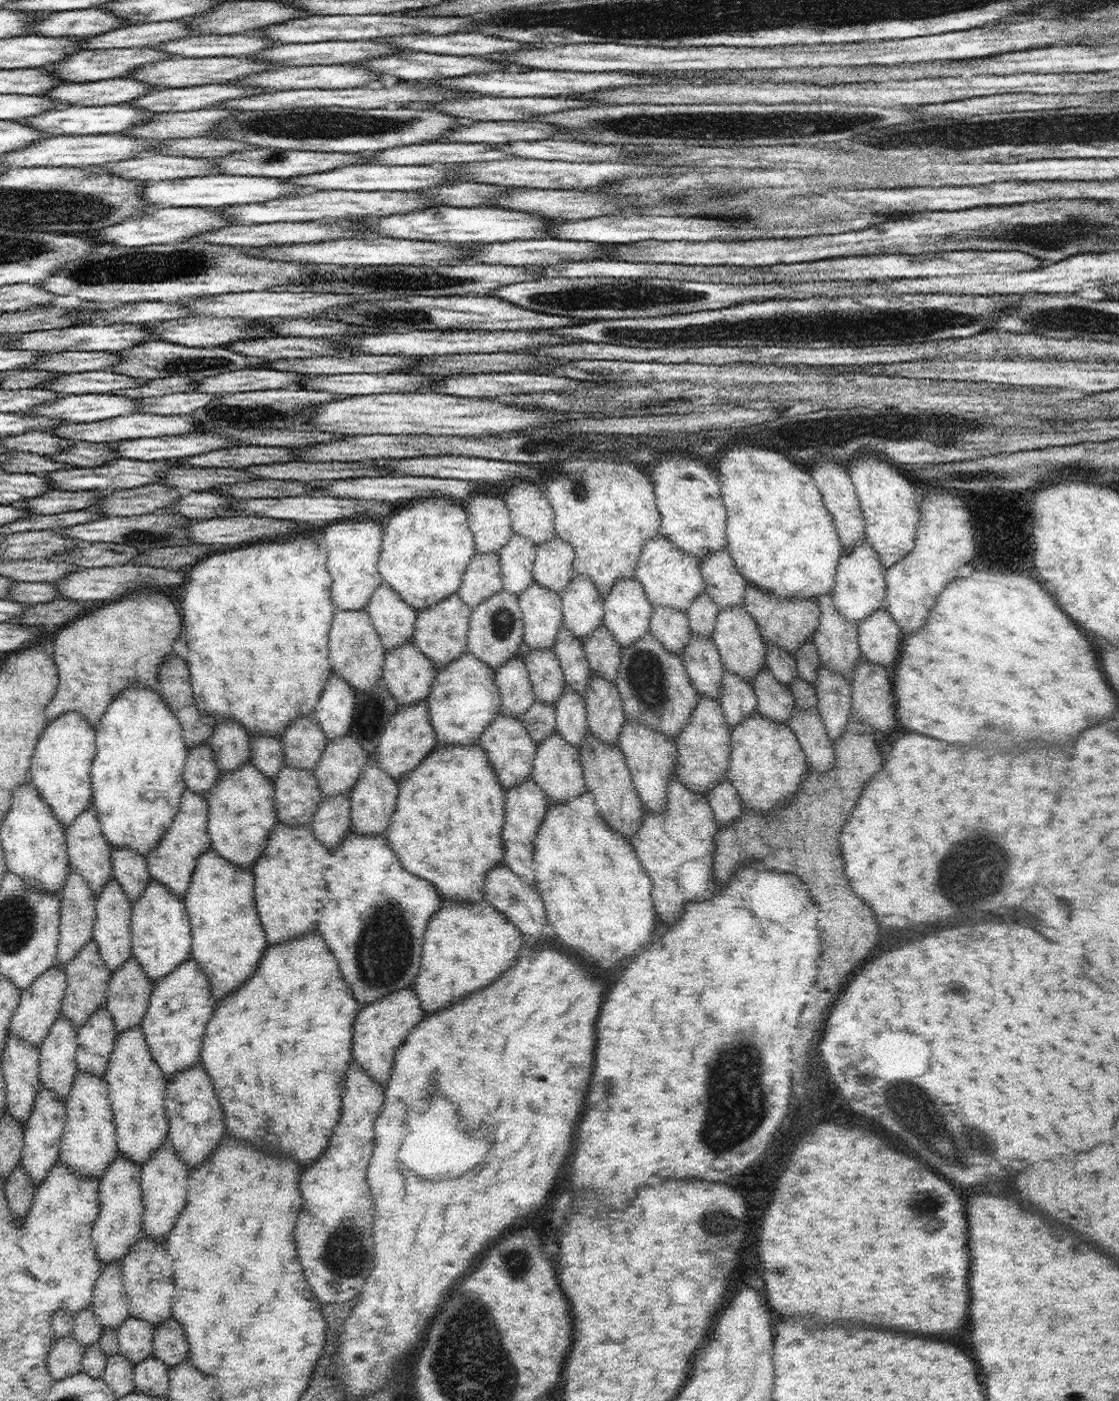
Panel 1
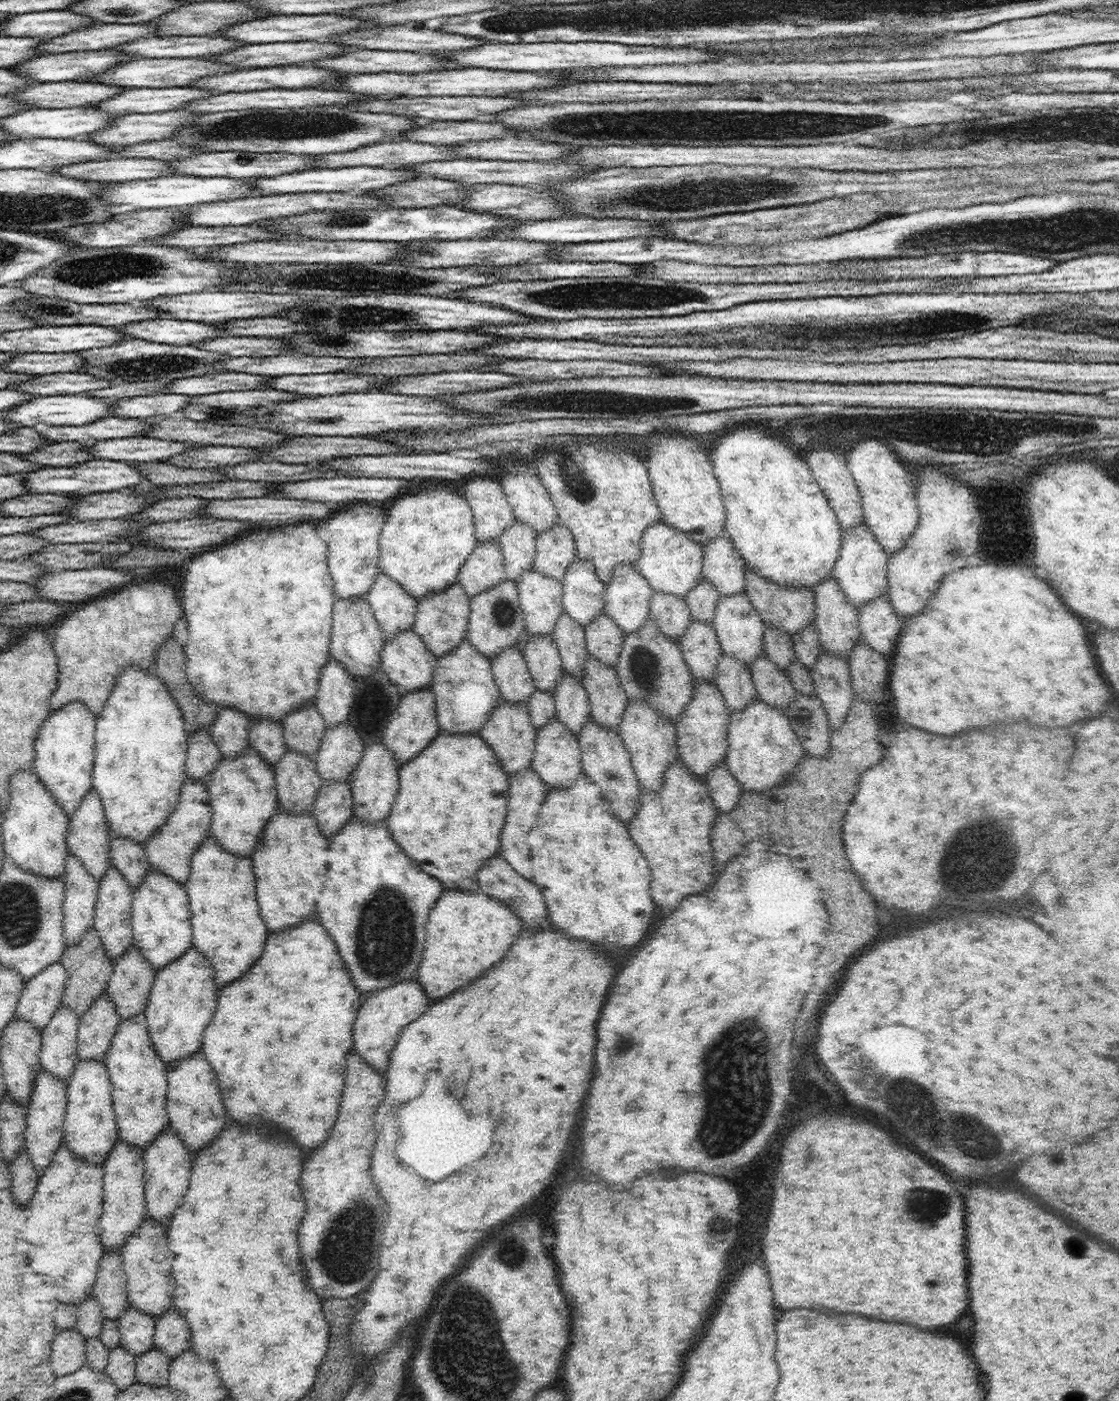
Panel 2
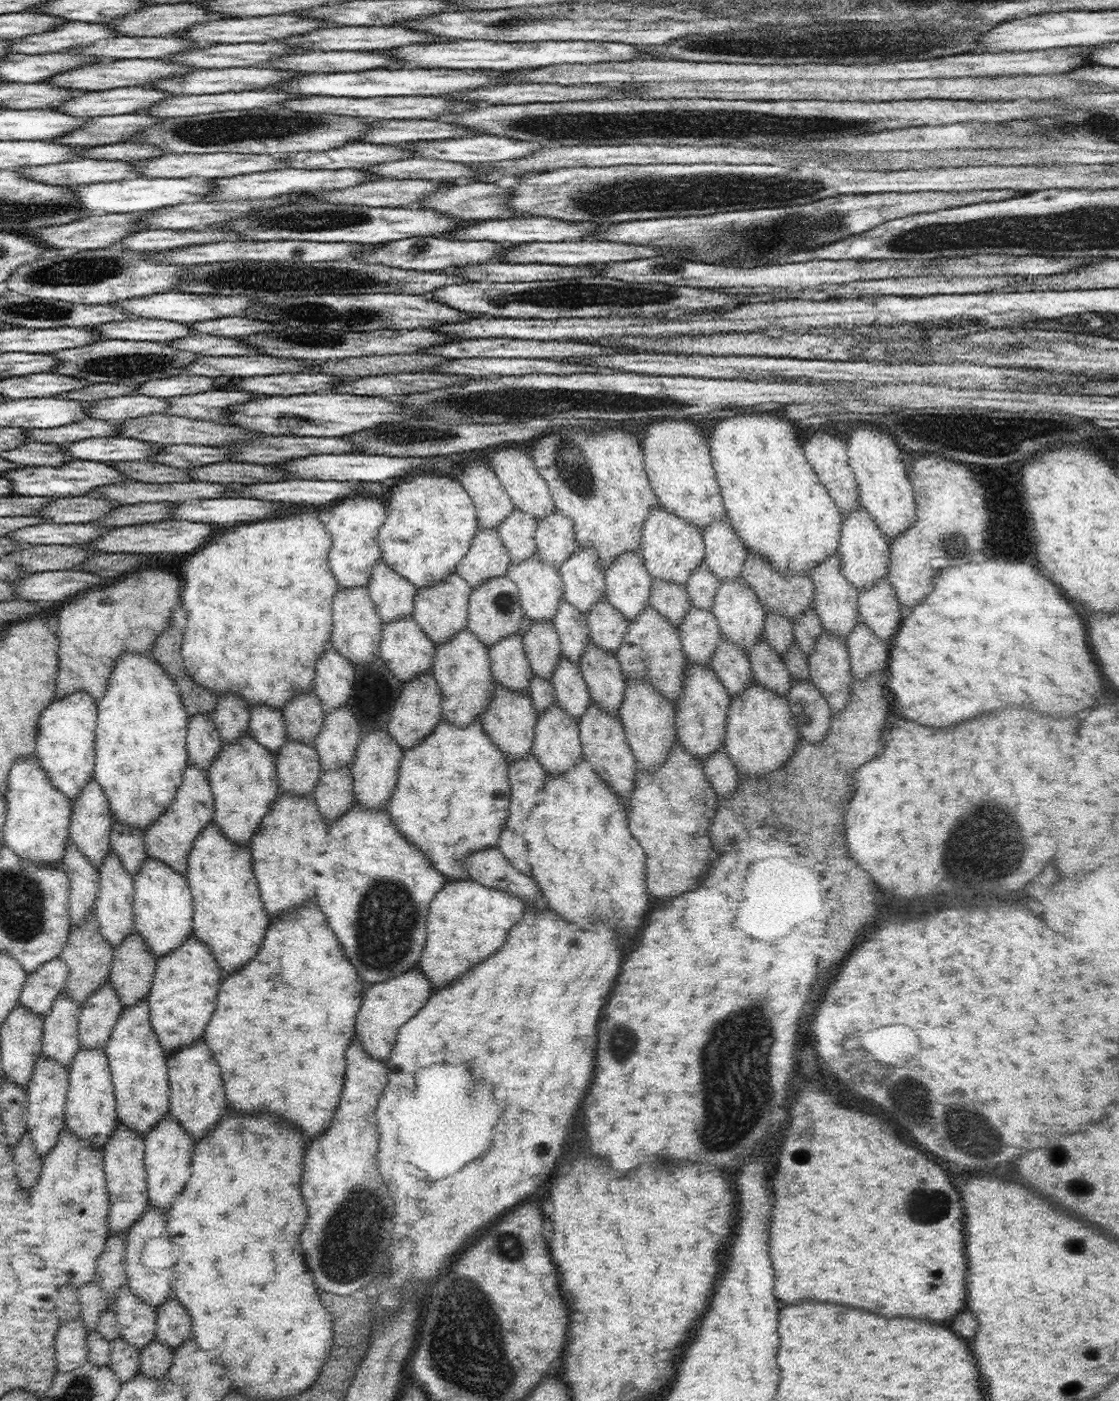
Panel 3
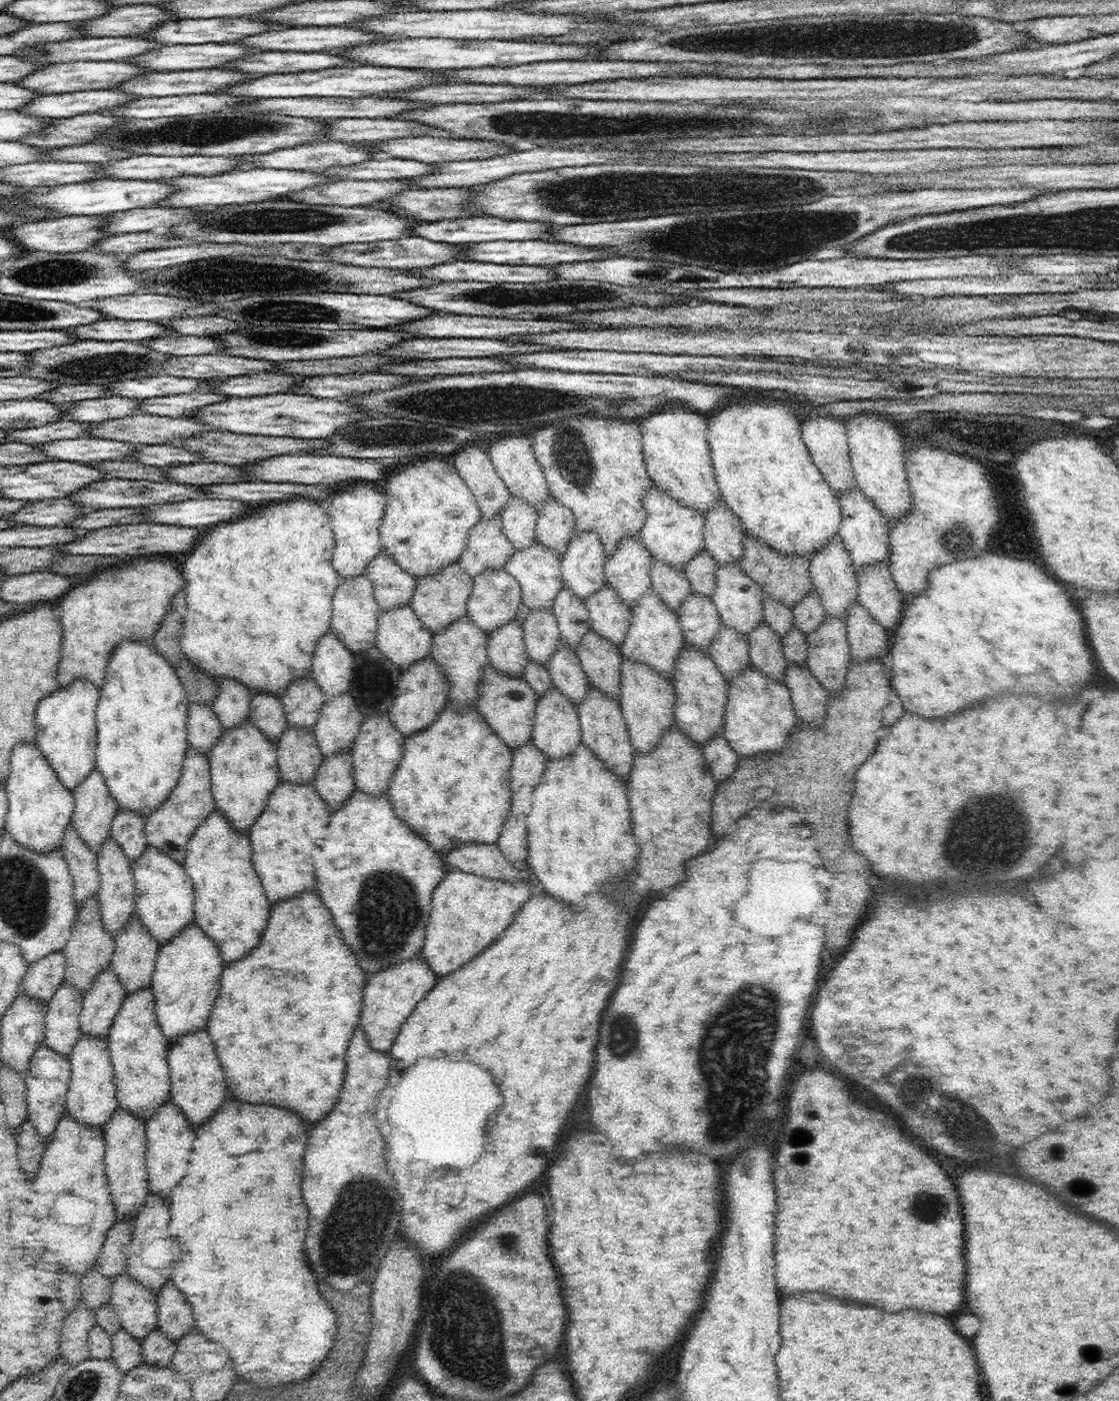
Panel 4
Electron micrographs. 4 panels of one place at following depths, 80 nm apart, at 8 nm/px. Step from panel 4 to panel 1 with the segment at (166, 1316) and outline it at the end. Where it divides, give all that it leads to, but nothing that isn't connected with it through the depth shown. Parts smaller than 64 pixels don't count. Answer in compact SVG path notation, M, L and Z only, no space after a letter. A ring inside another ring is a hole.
M170 1317L155 1328L153 1355L164 1361L169 1368L179 1365L188 1356L188 1340L184 1328Z

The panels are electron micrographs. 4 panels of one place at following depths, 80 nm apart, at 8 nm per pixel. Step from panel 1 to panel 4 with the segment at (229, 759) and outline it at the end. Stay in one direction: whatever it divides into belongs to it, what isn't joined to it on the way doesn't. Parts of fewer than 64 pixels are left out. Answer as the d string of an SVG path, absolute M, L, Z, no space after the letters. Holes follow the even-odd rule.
M228 677L218 683L219 693L212 702L213 711L224 730L233 729L248 720L249 704L254 694L250 694L241 682Z

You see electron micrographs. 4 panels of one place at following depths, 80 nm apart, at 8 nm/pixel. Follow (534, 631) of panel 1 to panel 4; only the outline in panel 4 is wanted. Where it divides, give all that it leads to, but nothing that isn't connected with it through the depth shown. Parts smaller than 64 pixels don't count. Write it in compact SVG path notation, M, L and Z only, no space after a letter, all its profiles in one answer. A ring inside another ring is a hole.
M532 541L532 546L526 550L515 552L505 564L505 569L516 578L521 589L521 597L529 609L552 609L555 596L563 588L561 575L561 556L554 550L542 546L540 541Z

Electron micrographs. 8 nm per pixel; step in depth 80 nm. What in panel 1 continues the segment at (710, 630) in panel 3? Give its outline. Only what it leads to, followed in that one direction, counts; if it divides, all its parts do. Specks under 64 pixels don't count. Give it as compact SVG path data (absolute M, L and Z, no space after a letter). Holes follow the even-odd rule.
M692 635L682 658L692 686L700 696L718 699L721 693L723 660L711 636Z

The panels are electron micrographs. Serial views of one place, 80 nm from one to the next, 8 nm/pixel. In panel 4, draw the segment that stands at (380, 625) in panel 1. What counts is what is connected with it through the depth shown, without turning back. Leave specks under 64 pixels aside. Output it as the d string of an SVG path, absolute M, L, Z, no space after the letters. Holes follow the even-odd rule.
M382 548L380 554L368 563L365 573L374 586L380 612L410 605L417 586L416 576L400 568L395 558L386 554L386 550Z

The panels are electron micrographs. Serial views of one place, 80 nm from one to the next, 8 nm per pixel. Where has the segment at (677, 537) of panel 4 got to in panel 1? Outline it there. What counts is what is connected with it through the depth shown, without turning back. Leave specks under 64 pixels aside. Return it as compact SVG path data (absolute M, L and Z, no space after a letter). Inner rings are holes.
M660 533L644 544L635 568L635 577L642 584L653 608L670 607L686 613L692 601L695 601L705 590L699 558L678 550L670 539Z

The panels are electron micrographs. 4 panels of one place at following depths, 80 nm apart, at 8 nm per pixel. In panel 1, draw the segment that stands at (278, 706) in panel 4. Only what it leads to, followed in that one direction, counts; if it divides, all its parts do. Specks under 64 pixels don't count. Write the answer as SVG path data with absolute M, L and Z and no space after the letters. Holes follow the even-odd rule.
M254 736L252 762L268 777L275 780L284 765L283 742L276 736Z

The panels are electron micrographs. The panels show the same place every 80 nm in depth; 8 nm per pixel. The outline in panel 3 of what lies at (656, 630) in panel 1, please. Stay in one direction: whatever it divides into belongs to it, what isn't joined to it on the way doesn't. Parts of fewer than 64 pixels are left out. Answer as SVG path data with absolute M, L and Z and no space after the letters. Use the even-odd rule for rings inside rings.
M653 580L648 604L678 628L691 607L691 600L687 586L670 584L664 580Z

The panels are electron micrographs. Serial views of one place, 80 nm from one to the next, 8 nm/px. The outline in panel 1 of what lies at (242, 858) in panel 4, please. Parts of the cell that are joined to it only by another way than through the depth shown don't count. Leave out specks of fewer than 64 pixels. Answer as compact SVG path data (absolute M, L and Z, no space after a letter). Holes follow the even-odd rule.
M210 847L206 854L198 857L184 899L191 920L191 958L202 964L202 970L210 980L211 992L216 1000L220 1000L254 974L268 948L254 902L252 870L232 866Z

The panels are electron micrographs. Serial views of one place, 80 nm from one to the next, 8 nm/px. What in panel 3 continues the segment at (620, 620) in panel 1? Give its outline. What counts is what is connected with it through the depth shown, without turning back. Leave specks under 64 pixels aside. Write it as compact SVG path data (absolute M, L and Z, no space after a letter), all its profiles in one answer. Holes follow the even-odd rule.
M628 552L605 571L605 596L629 624L648 604L653 578L640 554Z

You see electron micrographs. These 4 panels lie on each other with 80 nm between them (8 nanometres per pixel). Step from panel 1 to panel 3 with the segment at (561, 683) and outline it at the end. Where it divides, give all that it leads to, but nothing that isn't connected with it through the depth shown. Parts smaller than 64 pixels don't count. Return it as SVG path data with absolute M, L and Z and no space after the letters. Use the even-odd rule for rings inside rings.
M553 621L532 623L522 637L523 647L532 672L550 679L561 656L561 642Z

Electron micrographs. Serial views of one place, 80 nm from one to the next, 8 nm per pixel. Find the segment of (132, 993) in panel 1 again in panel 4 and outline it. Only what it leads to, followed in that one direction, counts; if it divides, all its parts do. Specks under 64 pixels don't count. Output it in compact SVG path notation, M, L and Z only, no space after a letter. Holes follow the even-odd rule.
M134 914L115 936L111 967L127 992L126 997L141 988L151 986L155 971L159 942Z

